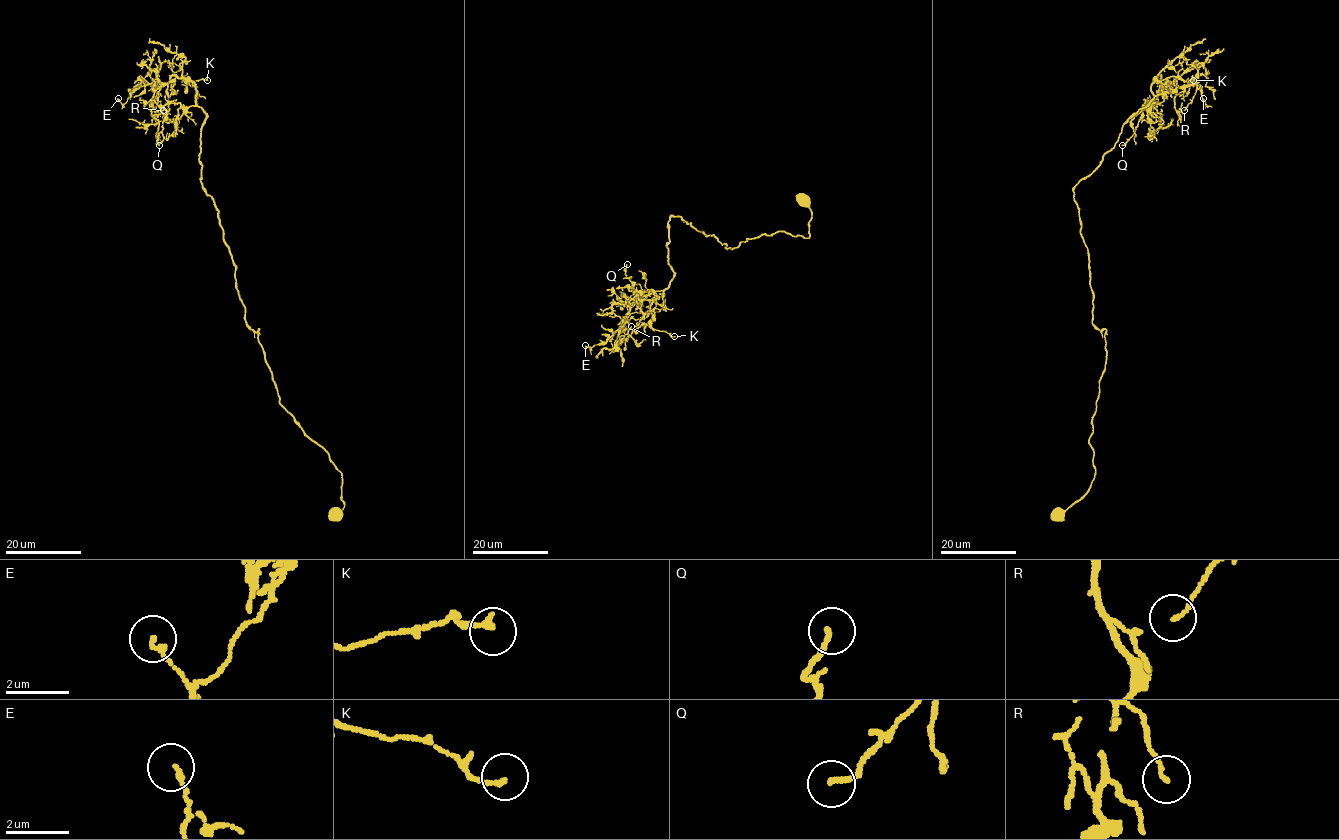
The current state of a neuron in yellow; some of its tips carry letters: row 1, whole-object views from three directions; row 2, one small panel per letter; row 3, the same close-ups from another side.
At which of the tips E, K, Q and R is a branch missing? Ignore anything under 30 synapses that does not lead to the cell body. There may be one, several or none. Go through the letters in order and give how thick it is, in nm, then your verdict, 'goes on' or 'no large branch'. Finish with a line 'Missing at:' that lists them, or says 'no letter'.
E: calibre 160 nm; no large branch
K: calibre 170 nm; no large branch
Q: calibre 160 nm; no large branch
R: calibre 120 nm; no large branch
Missing at: no letter

